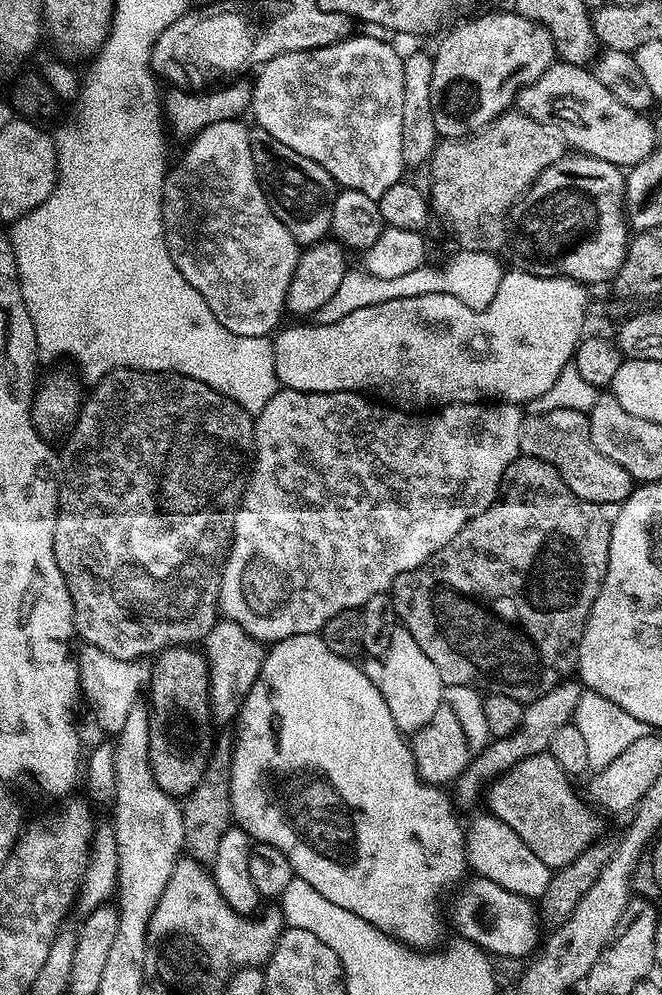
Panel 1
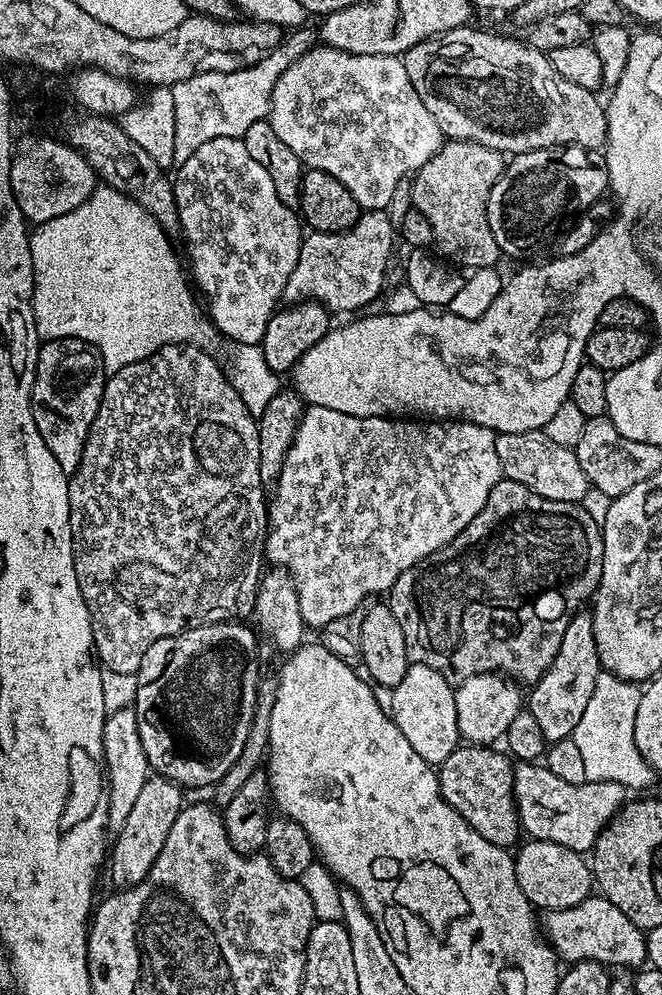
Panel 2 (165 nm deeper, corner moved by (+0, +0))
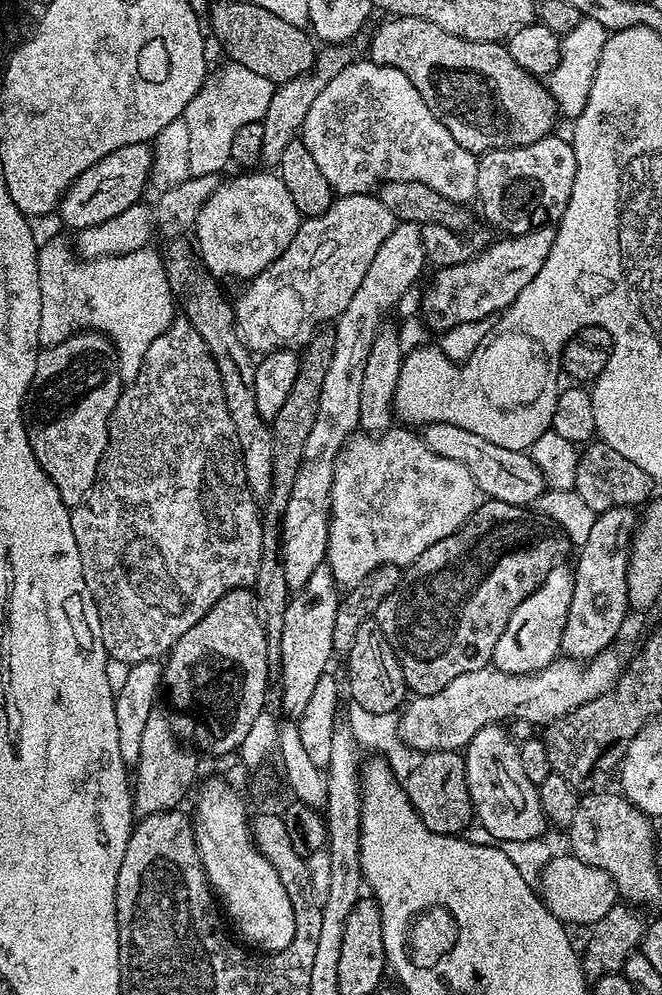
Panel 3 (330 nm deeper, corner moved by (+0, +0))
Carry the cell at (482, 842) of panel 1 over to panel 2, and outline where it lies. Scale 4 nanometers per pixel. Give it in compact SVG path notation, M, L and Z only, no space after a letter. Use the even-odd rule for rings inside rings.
M529 839L527 843L519 845L520 853L515 853L514 861L518 886L522 886L522 894L533 906L540 910L569 908L593 895L592 869L581 853L545 840Z

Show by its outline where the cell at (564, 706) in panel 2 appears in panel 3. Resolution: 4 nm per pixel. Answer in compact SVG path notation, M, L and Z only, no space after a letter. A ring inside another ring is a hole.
M615 508L599 513L584 536L584 545L572 568L574 592L570 594L570 612L566 614L566 630L562 630L561 653L569 660L587 662L609 651L630 613L628 602L628 551L638 516L631 508Z

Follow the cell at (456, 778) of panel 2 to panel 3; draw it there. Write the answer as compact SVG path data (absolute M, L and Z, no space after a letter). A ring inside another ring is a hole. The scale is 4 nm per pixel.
M425 752L403 781L404 792L410 798L418 818L426 822L431 832L443 836L463 833L473 823L472 799L466 786L466 766L463 755L455 752Z

